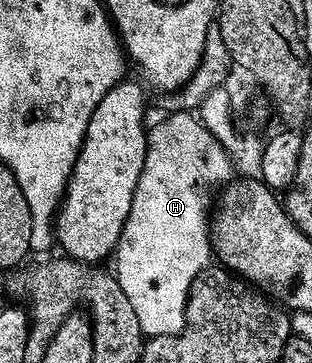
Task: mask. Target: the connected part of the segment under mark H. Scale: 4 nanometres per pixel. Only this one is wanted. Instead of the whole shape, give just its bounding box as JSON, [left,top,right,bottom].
[115,115,234,338]

